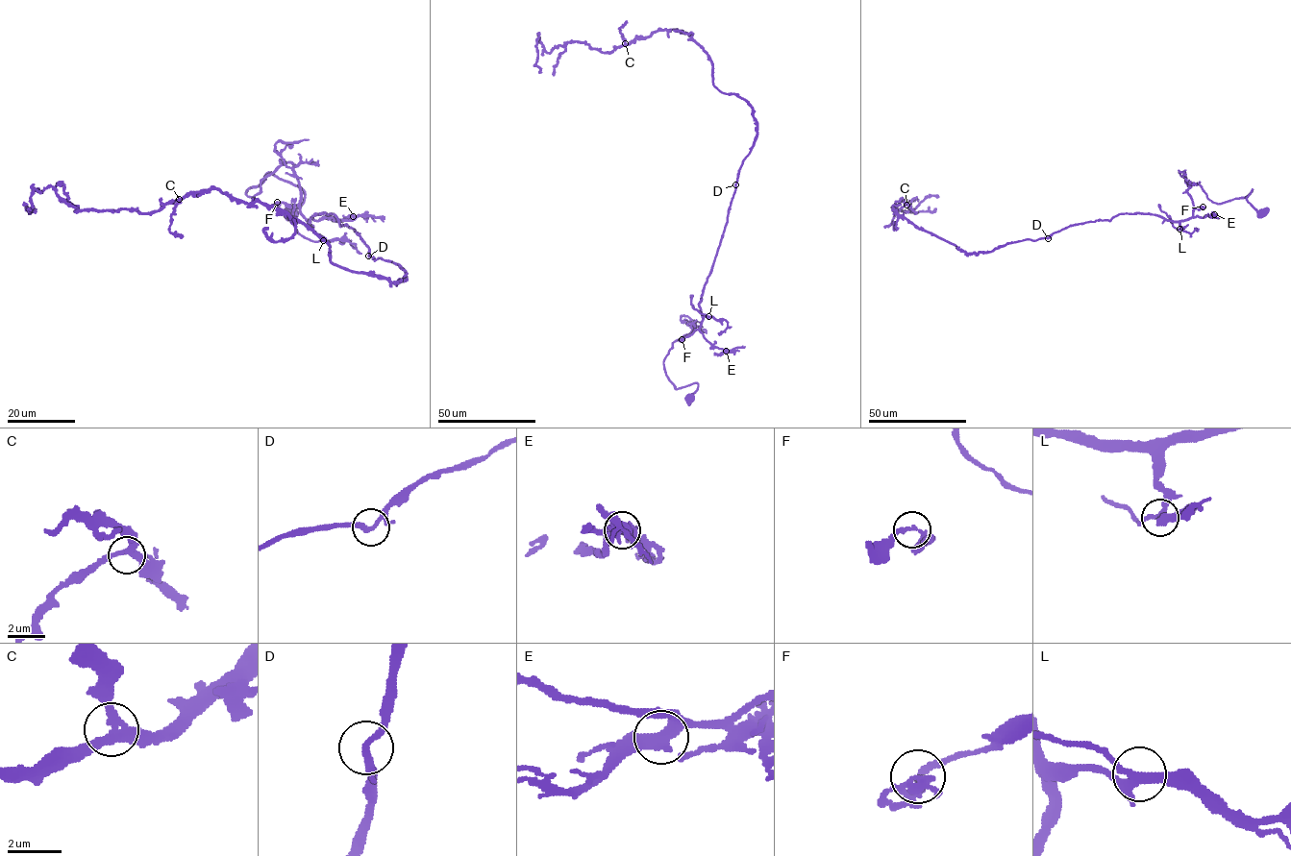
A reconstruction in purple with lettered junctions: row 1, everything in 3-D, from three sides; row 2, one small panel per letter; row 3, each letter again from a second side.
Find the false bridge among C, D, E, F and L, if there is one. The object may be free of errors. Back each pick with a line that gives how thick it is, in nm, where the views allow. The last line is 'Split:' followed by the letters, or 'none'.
Split: none

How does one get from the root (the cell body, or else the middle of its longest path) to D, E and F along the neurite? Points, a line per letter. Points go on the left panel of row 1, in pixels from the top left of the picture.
D: (288, 213), (301, 188), (268, 173), (246, 190), (254, 197), (292, 163), (307, 225), (334, 214), (368, 256)
E: (288, 213), (301, 188), (268, 173), (246, 190), (254, 197), (292, 163), (306, 219), (353, 216)
F: (288, 213), (301, 188), (268, 173), (246, 190), (254, 197), (292, 163), (300, 202), (277, 202)

